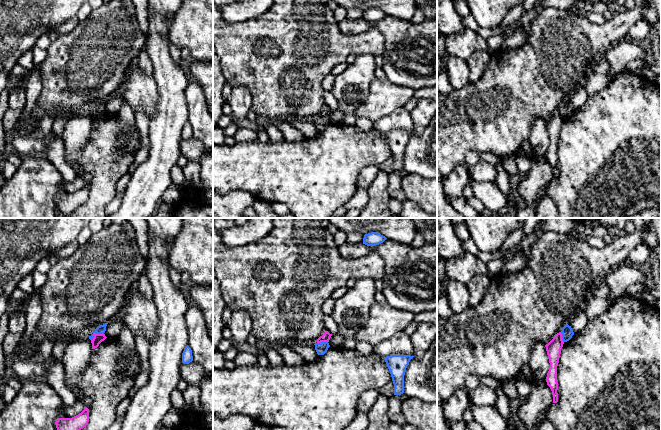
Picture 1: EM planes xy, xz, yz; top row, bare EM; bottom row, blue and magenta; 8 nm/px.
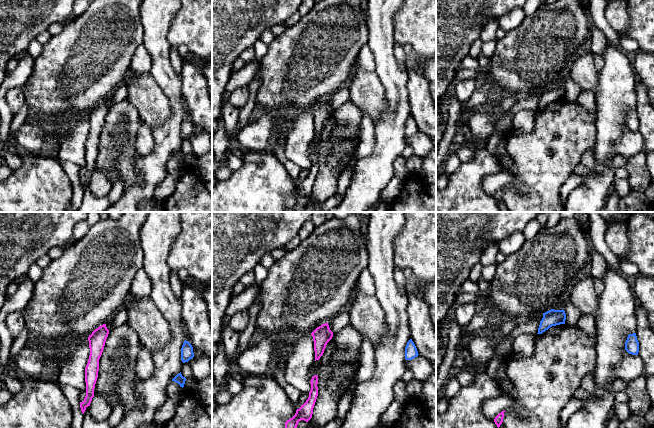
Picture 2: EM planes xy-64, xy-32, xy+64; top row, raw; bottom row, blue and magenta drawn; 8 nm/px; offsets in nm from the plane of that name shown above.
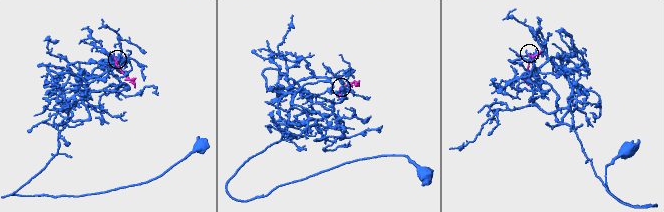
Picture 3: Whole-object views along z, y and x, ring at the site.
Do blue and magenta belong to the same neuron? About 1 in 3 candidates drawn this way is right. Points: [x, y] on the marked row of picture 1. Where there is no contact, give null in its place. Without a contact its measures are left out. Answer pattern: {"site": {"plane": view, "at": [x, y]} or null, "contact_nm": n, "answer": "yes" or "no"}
{"site": {"plane": "xy", "at": [95, 332]}, "contact_nm": 120, "answer": "no"}

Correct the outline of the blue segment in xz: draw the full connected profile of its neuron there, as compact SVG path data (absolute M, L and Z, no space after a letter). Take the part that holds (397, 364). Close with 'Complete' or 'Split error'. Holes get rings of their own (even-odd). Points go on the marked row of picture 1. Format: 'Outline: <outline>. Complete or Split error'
Outline: M390 355L384 357L394 384L394 395L400 396L404 393L404 375L413 357L410 355Z. Complete

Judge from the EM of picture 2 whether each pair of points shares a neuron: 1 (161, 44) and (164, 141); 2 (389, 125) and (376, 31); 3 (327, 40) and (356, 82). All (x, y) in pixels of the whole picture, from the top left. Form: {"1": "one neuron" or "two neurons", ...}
{"1": "one neuron", "2": "one neuron", "3": "two neurons"}

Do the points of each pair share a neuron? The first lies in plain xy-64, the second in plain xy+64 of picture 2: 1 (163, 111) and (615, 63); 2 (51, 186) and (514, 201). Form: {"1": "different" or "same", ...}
{"1": "different", "2": "different"}

